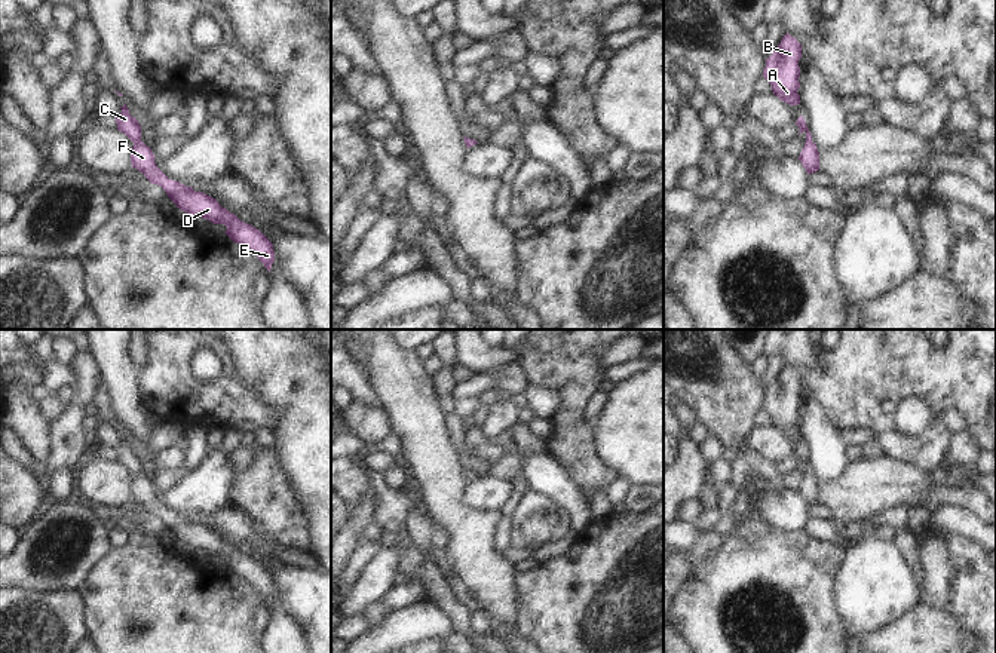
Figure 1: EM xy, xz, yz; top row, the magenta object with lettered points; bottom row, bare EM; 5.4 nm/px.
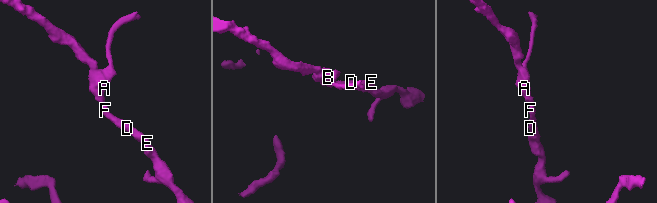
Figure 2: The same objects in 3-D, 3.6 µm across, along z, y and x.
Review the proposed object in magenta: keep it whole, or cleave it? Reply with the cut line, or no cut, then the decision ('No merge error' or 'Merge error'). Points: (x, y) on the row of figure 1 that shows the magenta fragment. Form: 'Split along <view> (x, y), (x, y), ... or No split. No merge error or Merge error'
No split. No merge error

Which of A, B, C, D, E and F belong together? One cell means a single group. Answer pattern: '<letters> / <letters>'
A B C D E F

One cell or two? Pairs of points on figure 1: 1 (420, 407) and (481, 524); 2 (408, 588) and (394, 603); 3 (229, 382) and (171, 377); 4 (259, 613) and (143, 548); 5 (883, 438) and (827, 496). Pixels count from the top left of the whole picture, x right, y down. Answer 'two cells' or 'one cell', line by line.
1: one cell
2: one cell
3: one cell
4: one cell
5: two cells

